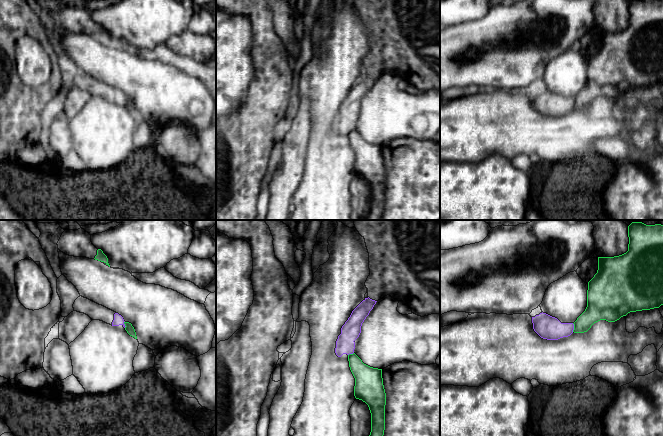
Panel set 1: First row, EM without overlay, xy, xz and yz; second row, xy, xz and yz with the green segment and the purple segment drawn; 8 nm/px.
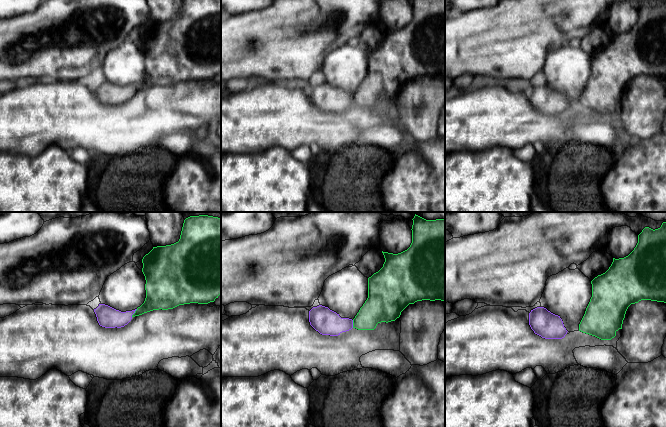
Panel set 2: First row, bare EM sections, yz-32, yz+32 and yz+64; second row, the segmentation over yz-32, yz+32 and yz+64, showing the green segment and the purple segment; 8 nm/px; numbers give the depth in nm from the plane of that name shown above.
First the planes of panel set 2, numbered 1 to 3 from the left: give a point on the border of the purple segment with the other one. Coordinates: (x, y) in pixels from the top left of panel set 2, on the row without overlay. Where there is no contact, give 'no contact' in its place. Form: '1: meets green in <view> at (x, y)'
1: meets green in yz-32 at (134, 89)
2: meets green in yz+32 at (353, 100)
3: no contact

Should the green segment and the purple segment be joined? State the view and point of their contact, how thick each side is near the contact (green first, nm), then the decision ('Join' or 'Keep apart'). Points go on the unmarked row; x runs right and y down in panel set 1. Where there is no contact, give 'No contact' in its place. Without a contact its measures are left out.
Touches green at yz (574, 103). Thickness 190 nm (green) against 190 nm. Keep apart

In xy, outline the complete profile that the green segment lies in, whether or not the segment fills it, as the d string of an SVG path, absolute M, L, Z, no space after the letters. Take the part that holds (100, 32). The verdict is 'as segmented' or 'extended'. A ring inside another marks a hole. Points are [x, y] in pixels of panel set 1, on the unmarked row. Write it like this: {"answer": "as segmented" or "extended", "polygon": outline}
{"answer": "extended", "polygon": "M84 5L65 6L58 19L58 25L69 32L86 33L109 41L107 32L91 18L91 11Z"}

